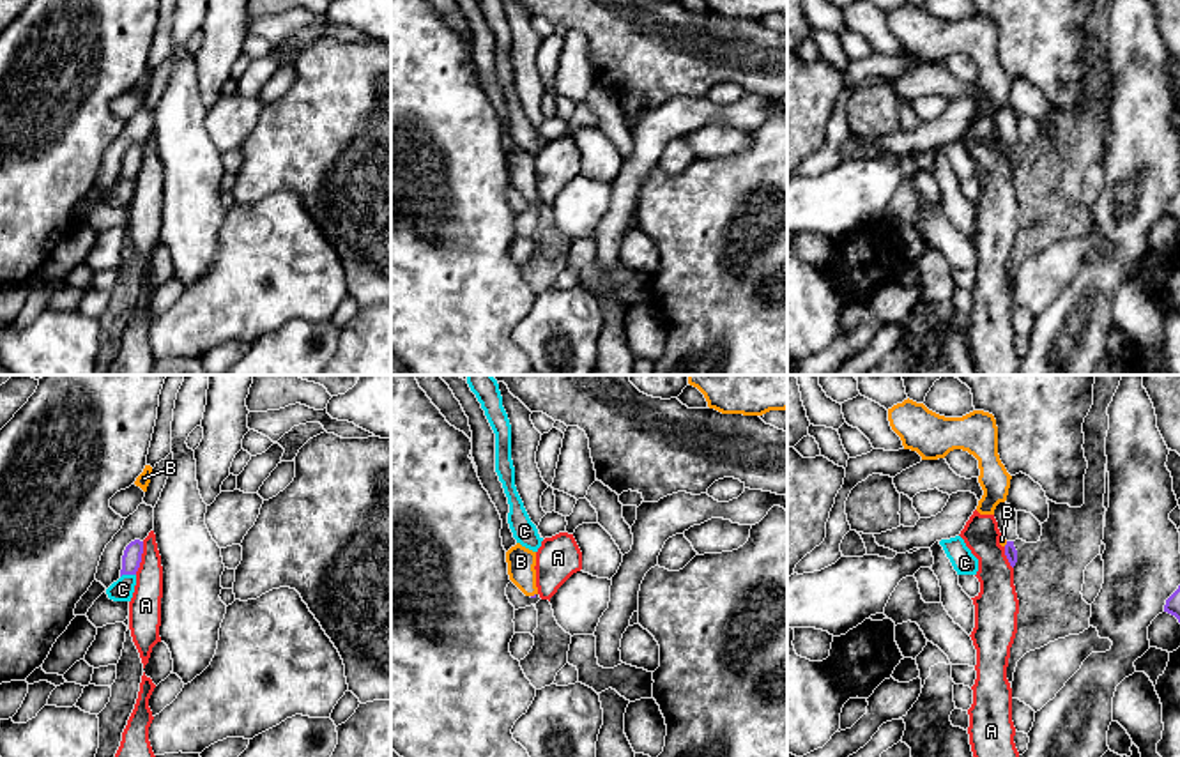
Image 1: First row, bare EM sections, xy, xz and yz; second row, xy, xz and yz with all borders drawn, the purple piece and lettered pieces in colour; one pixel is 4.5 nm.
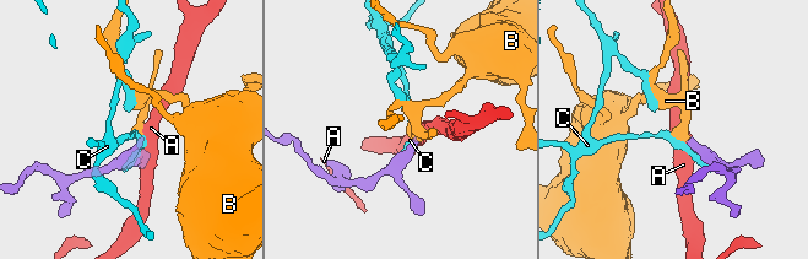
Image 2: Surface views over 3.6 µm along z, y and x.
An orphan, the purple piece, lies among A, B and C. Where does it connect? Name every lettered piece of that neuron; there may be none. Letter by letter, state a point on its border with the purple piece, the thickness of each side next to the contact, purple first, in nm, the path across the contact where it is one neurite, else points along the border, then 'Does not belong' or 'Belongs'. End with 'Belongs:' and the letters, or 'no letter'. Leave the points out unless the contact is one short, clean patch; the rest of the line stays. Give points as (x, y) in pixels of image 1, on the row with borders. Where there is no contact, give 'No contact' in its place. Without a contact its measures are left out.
A: Touches purple at xy (140, 558). Thickness 90 nm (purple) against 140 nm. Boundary: xy (144, 542), (140, 566), (135, 573). Does not belong
B: Touches purple at xz (535, 595). Thickness 20 nm (purple) against 130 nm. Path across: xz (535, 595), (524, 579), (521, 561). Belongs
C: Touches purple at xy (128, 573). Thickness 90 nm (purple) against 100 nm. Does not belong
Belongs: B

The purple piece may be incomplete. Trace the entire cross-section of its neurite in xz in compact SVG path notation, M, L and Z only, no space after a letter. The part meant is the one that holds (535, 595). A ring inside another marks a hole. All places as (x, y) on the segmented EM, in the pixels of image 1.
M517 543L506 552L510 580L531 598L536 598L536 552Z

